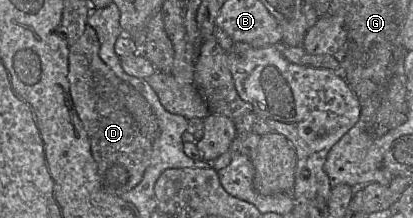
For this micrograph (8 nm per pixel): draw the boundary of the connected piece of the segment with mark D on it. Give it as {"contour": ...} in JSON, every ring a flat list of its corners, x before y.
{"contour":[[86,24,82,36,69,47,68,81,75,110,90,141,103,190,118,196,129,192,142,180,150,164,152,142,140,132,118,94,120,79,99,56,100,42,94,28]]}

